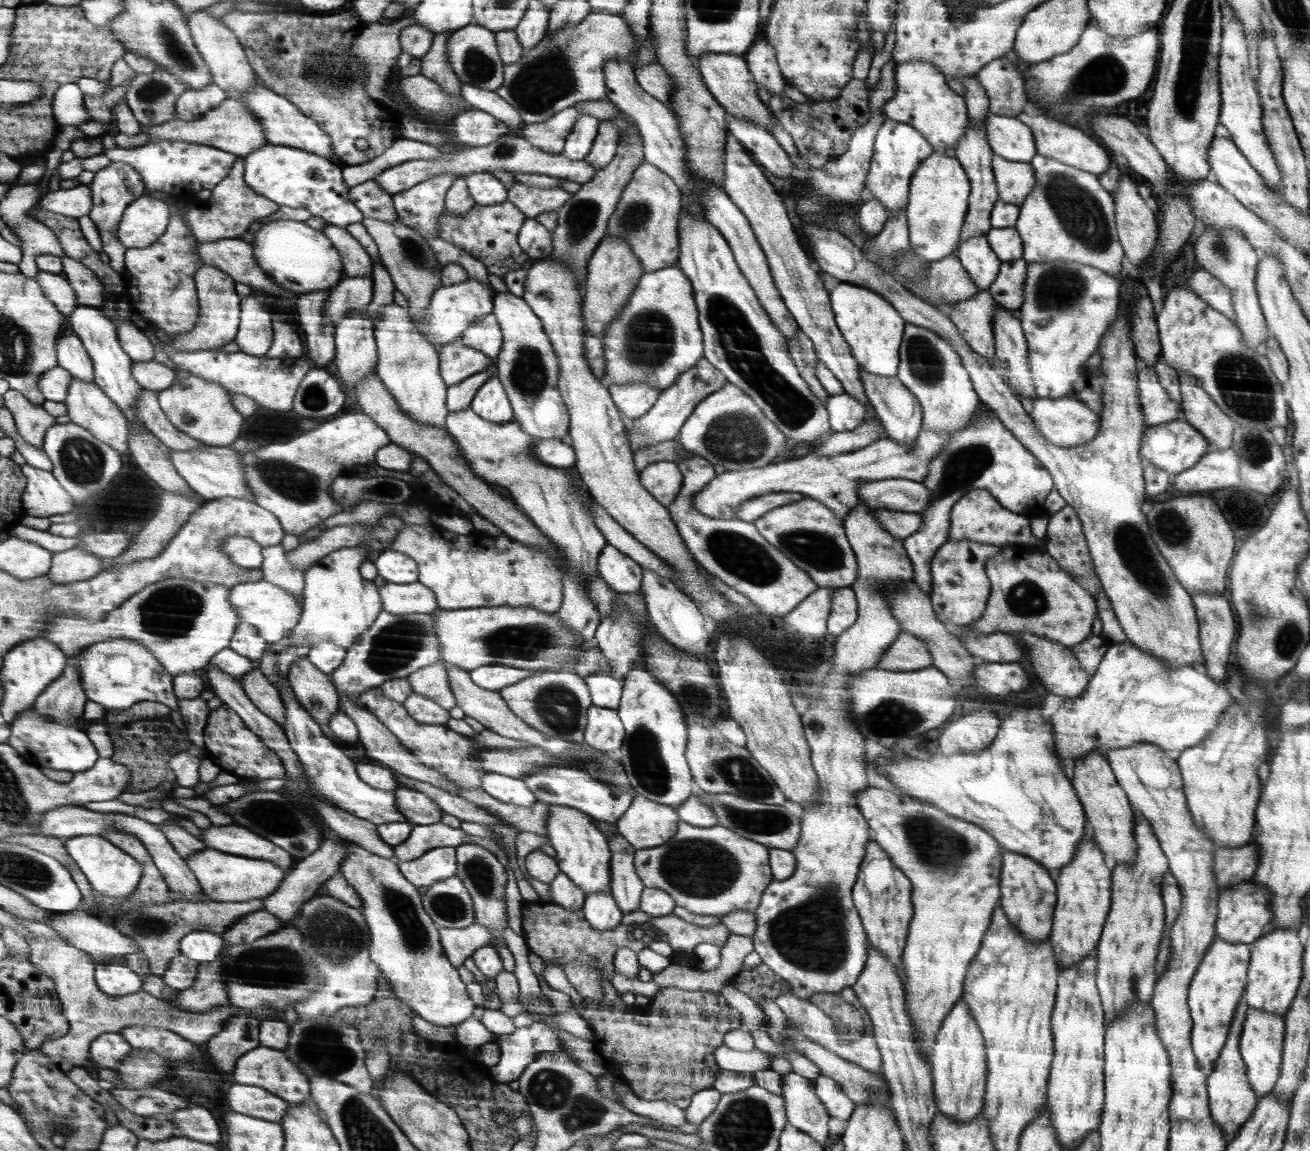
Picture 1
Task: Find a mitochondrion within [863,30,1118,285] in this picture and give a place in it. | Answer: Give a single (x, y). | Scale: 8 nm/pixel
(1082, 215)

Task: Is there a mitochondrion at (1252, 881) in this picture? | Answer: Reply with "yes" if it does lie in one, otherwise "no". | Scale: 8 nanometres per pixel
no

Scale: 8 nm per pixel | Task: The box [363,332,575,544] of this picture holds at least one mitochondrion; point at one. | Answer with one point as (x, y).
(529, 375)

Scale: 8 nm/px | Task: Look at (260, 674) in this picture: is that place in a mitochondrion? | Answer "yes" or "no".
no

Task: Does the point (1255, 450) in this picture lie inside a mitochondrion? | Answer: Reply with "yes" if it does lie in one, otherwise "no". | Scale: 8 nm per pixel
yes

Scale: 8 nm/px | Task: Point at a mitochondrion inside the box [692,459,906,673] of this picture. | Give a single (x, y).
(745, 558)

